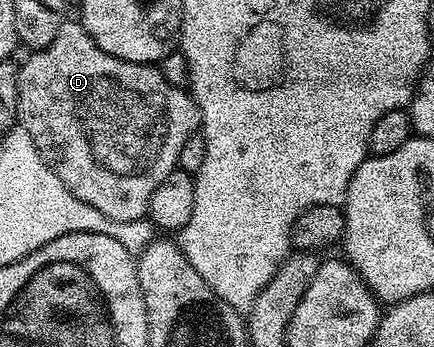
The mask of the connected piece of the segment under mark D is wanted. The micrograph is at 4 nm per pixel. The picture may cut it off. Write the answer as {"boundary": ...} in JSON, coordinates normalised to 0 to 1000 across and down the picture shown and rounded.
{"boundary":[[[150,61],[143,84],[134,84],[134,107],[124,107],[115,130],[76,144],[67,159],[74,161],[58,182],[44,184],[37,340],[44,366],[69,383],[97,464],[129,501],[134,522],[143,522],[143,533],[152,533],[152,545],[161,545],[161,556],[180,568],[180,579],[212,591],[256,637],[304,640],[334,628],[341,617],[346,556],[355,556],[355,545],[364,545],[364,533],[373,533],[373,522],[382,522],[382,510],[392,510],[392,499],[408,490],[410,441],[419,441],[419,418],[429,418],[431,401],[463,375],[461,317],[442,288],[440,271],[426,254],[392,245],[392,233],[373,222],[366,190],[281,176],[272,164],[244,156],[242,147],[230,147],[217,107],[198,95],[194,69],[182,61]]]}

